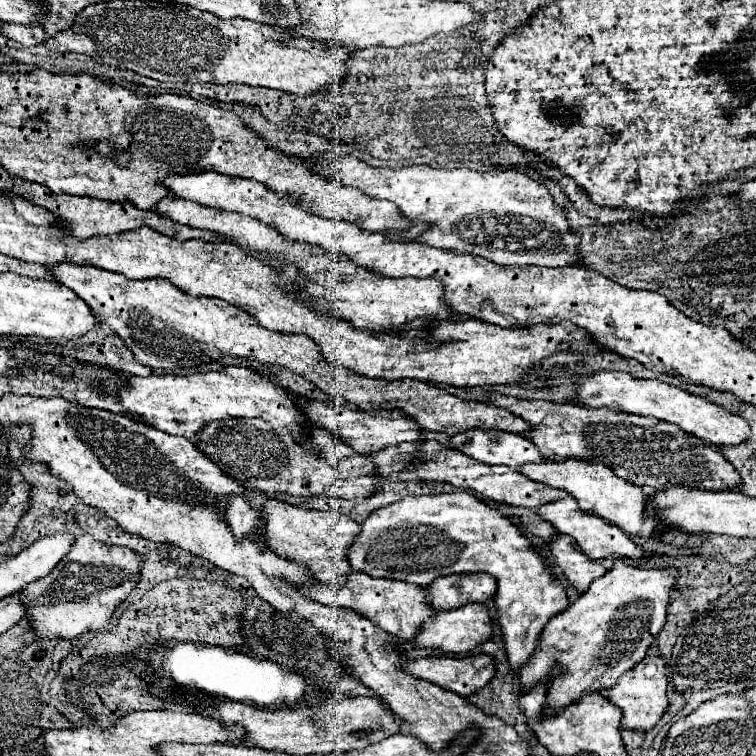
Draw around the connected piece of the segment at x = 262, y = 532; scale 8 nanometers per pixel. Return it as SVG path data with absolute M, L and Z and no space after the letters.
M247 490L253 506L247 504L247 498L235 496L227 506L227 522L233 528L237 538L255 538L265 542L275 554L283 558L291 558L297 562L305 562L309 572L319 578L319 582L331 586L343 586L347 582L347 574L353 572L347 562L349 546L355 542L361 526L345 514L337 512L321 512L321 510L303 510L297 506L289 506L281 500L267 498L261 492Z

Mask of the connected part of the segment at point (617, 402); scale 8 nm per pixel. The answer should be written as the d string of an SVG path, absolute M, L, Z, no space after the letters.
M597 372L593 376L579 378L575 386L579 394L577 402L587 408L613 408L639 416L655 416L657 420L677 424L687 434L693 434L715 446L737 446L751 436L751 428L741 416L735 416L701 396L689 394L677 386L669 386L659 380L637 380L625 372Z

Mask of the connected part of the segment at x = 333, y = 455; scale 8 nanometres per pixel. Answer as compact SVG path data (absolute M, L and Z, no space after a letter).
M231 418L207 424L203 434L199 434L197 448L227 476L261 492L287 492L293 496L325 494L353 500L367 498L383 488L383 480L375 476L375 464L369 456L355 452L323 428L309 432L309 440L317 448L317 454L307 454L291 436L277 434L263 418Z

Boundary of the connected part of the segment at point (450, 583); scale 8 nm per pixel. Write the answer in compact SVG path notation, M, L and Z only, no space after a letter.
M491 574L441 576L427 586L429 602L435 610L455 610L471 602L487 602L495 596L495 578Z

